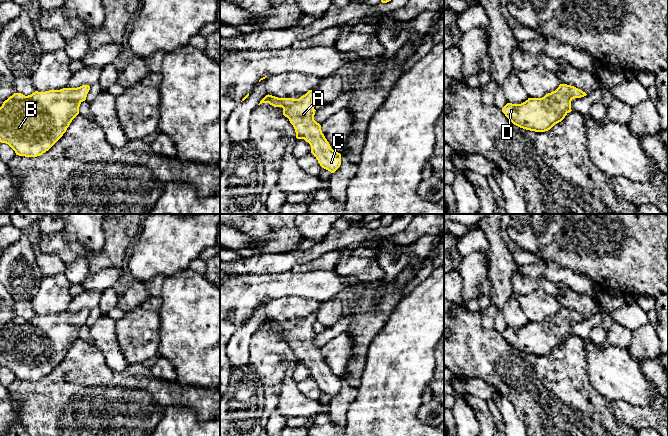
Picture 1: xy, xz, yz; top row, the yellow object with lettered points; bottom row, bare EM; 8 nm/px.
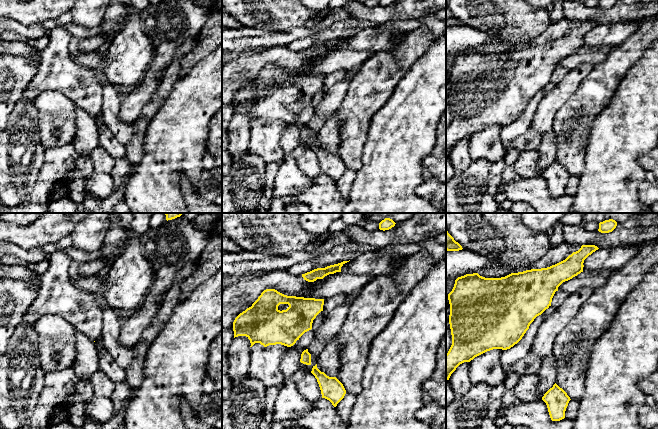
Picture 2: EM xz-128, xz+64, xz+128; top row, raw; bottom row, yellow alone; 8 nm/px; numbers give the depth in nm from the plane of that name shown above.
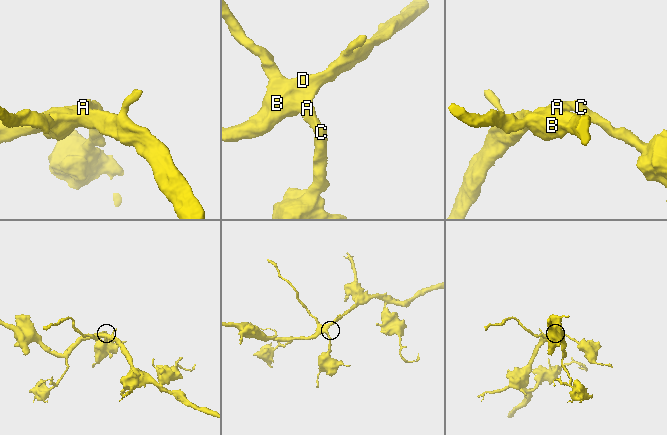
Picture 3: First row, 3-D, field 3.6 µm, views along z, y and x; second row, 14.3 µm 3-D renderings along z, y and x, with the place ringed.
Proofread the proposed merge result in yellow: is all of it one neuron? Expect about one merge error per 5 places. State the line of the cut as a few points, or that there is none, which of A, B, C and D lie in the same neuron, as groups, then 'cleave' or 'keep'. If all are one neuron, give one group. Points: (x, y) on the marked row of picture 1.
no cut | A B C D | keep

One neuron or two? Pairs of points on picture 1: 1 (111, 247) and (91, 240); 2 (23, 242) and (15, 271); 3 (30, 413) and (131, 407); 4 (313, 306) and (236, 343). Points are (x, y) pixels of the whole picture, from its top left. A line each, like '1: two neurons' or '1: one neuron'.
1: two neurons
2: one neuron
3: one neuron
4: one neuron

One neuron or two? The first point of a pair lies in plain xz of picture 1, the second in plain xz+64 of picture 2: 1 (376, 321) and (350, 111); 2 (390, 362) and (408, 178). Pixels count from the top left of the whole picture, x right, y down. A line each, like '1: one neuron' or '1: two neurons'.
1: one neuron
2: one neuron

